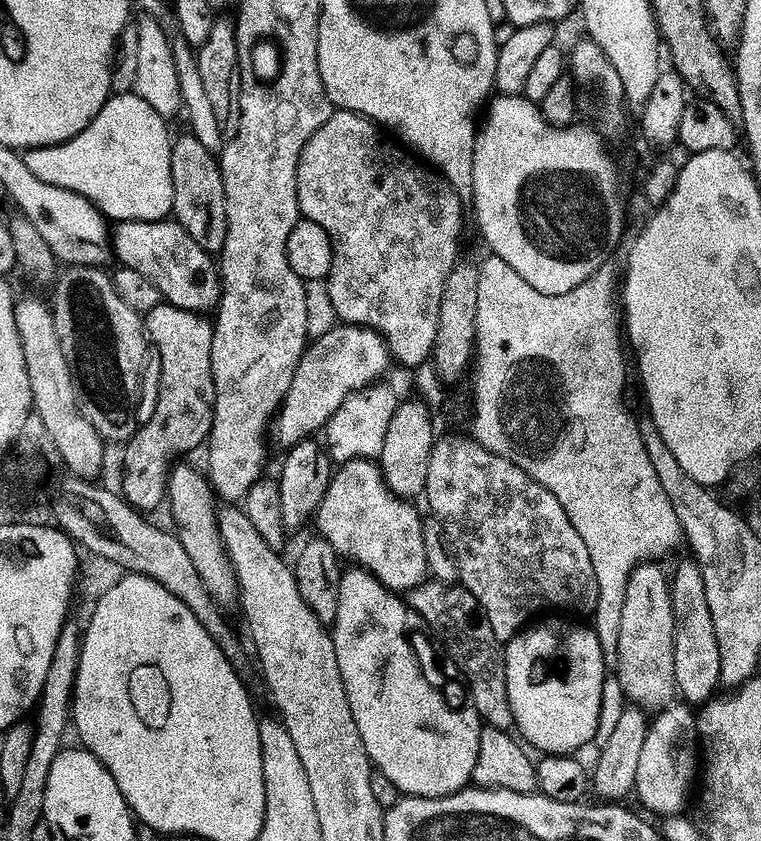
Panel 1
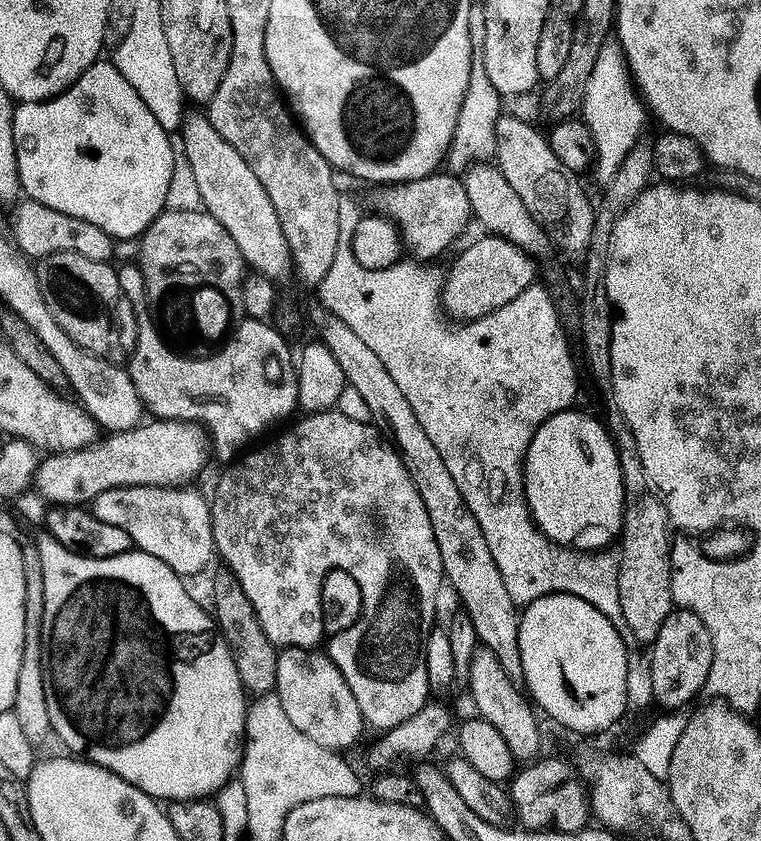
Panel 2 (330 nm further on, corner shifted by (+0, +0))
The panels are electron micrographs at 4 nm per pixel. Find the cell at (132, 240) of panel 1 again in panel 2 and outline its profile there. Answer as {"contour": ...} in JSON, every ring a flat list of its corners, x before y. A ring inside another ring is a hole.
{"contour":[[24,198,16,206,16,217,12,220,10,236,25,256,43,258,55,252,73,252,86,258,94,258,94,262,113,259,113,237,108,236,106,230,94,226,94,222,74,218,74,214,62,214,62,210,54,210,37,200]]}

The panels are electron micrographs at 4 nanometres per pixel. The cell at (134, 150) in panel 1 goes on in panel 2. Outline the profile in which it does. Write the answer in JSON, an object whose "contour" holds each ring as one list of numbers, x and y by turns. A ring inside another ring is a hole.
{"contour":[[107,59,97,60,65,92,50,100,17,103,12,117,20,186,27,199,94,222,94,226,106,230,117,241,135,241,165,211,171,171,175,168,171,135,158,126,158,118,146,110,146,102,138,98,138,90]]}

